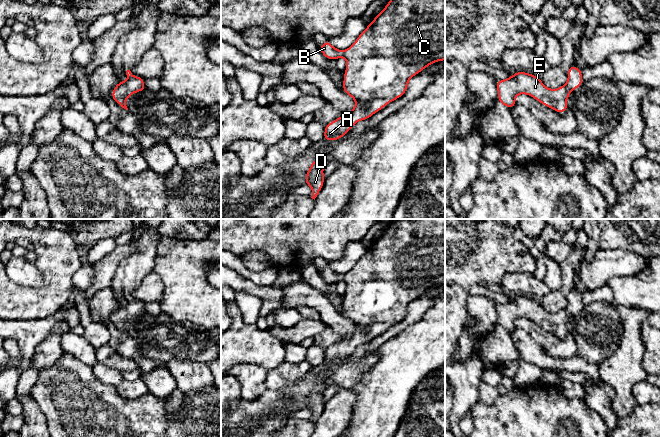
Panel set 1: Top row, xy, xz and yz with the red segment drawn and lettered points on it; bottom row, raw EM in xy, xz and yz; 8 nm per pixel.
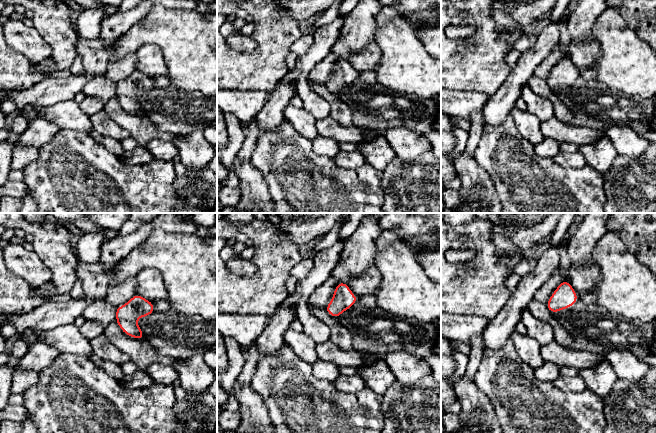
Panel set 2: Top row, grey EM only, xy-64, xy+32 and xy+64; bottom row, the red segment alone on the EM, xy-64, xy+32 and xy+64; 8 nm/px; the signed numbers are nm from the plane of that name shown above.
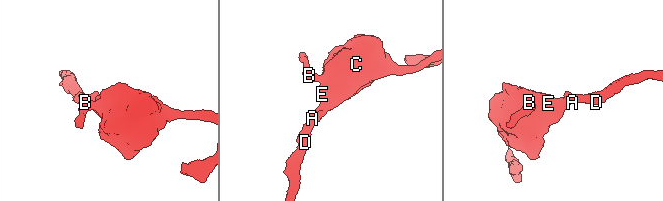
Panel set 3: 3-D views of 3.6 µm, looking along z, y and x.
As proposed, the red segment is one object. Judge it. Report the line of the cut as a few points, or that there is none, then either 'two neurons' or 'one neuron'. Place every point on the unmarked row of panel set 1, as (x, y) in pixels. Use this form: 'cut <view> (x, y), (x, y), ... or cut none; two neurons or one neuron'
cut none; one neuron

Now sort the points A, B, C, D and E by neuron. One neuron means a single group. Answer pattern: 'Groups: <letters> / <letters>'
Groups: A B C D E

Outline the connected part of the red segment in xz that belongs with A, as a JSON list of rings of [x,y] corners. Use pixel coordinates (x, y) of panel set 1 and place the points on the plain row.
[[[393,219],[384,233],[368,247],[367,252],[348,273],[334,272],[329,263],[318,272],[327,283],[346,283],[342,314],[356,325],[350,336],[342,338],[325,350],[323,364],[329,366],[340,364],[357,345],[367,344],[390,326],[402,321],[407,314],[408,305],[413,300],[436,285],[445,284],[445,219]]]

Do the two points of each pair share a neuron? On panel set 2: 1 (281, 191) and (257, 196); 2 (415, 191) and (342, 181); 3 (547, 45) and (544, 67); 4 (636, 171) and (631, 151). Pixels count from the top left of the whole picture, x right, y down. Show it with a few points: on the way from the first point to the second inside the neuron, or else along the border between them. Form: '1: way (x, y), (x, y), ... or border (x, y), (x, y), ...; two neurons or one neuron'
1: border (259, 172), (267, 184), (273, 202); two neurons
2: border (382, 172), (384, 202); two neurons
3: border (558, 44), (553, 47), (532, 74); two neurons
4: border (645, 150), (635, 159), (628, 159), (619, 155); two neurons

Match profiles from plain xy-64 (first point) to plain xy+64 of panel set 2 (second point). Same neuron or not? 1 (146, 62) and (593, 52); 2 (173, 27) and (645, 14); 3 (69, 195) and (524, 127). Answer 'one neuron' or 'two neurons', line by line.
1: one neuron
2: two neurons
3: two neurons

